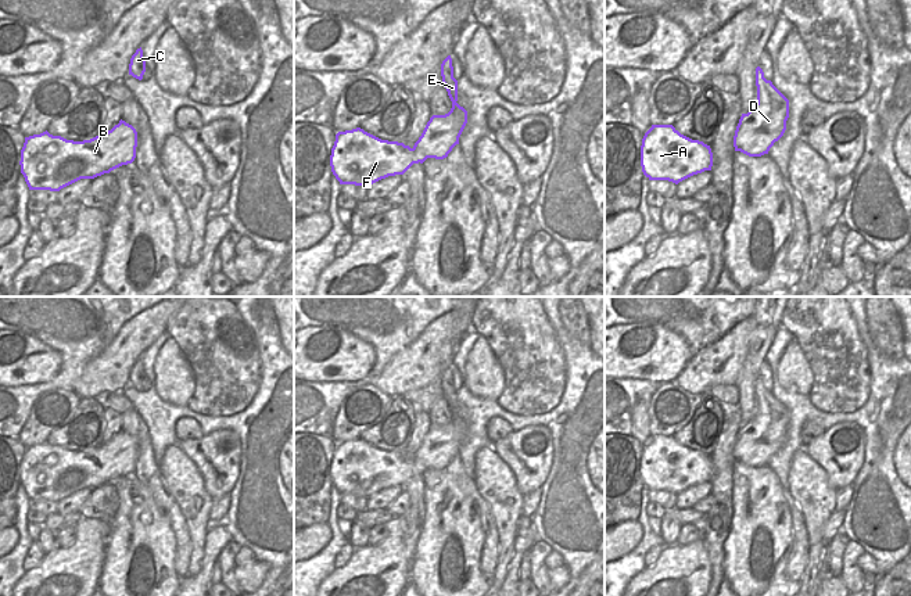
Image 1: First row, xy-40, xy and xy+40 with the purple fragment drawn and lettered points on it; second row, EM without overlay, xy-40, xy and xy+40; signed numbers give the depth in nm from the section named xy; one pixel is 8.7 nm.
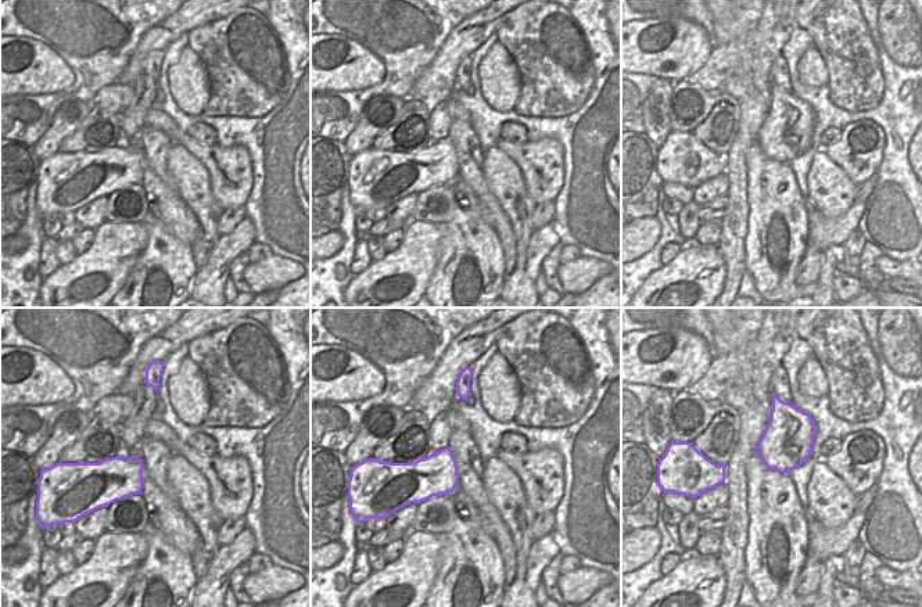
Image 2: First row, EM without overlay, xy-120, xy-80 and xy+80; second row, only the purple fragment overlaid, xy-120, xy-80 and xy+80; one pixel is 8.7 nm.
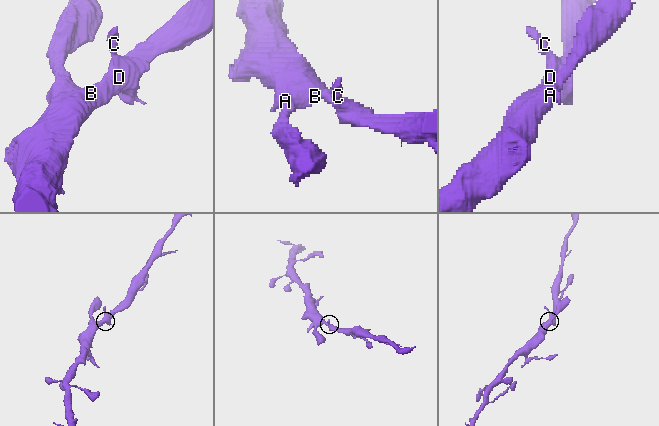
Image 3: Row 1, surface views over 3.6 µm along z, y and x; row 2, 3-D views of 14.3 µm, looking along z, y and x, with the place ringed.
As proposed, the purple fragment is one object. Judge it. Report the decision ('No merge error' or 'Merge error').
No merge error.

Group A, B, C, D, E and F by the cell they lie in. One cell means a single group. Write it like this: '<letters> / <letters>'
A B C D E F

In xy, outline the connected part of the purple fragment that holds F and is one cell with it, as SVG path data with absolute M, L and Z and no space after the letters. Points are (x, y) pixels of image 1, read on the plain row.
M452 369L441 374L442 394L452 412L445 426L433 426L410 459L404 453L381 450L361 438L338 442L331 459L330 477L340 495L369 498L388 487L404 485L413 474L427 468L444 470L459 455L467 434L467 421L458 412L458 391Z

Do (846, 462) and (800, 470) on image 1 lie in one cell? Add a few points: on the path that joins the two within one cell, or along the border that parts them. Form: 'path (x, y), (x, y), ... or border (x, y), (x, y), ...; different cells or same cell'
border (806, 451), (825, 471), (828, 484), (835, 491); different cells

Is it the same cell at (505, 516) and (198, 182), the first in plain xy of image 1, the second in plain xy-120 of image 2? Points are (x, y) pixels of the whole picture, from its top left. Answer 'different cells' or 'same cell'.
same cell

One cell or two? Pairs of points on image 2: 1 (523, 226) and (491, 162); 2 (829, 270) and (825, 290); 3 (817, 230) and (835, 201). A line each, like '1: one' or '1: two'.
1: one
2: one
3: two

